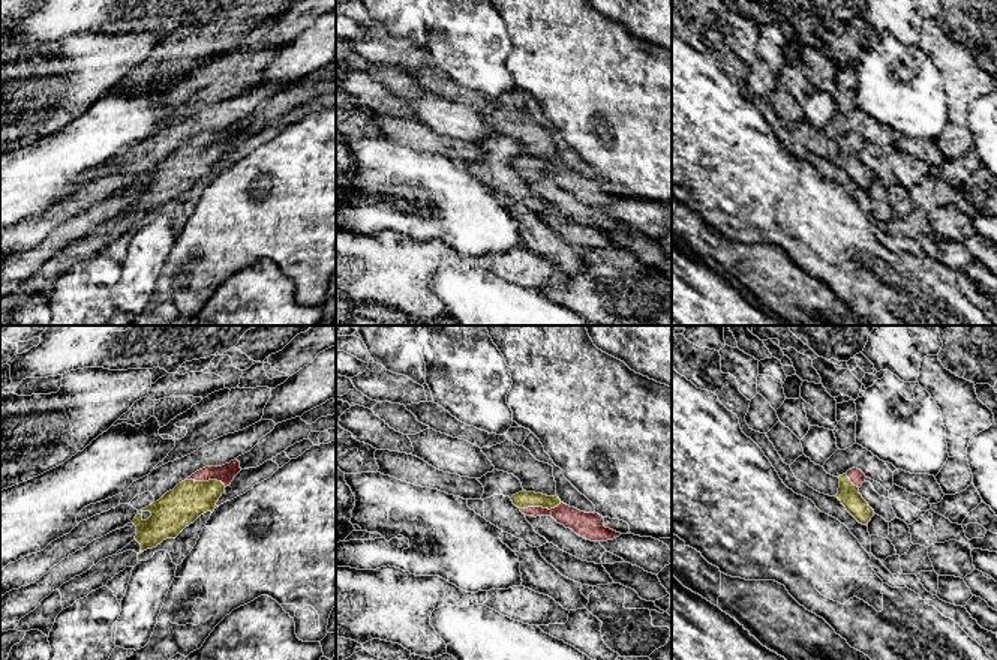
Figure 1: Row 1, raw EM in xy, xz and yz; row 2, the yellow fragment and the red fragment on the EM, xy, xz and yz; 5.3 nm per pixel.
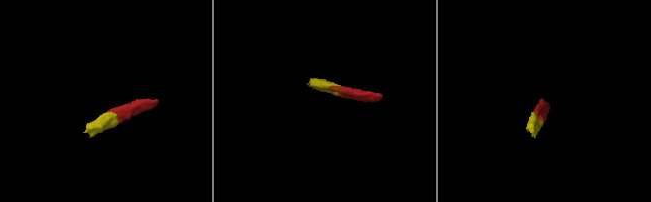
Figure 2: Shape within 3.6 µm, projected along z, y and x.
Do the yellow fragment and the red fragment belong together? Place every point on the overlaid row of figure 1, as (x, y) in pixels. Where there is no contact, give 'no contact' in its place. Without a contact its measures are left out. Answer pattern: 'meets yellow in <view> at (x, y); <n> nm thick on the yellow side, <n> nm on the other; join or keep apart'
meets yellow in xz at (540, 506); 90 nm thick on the yellow side, 120 nm on the other; join

